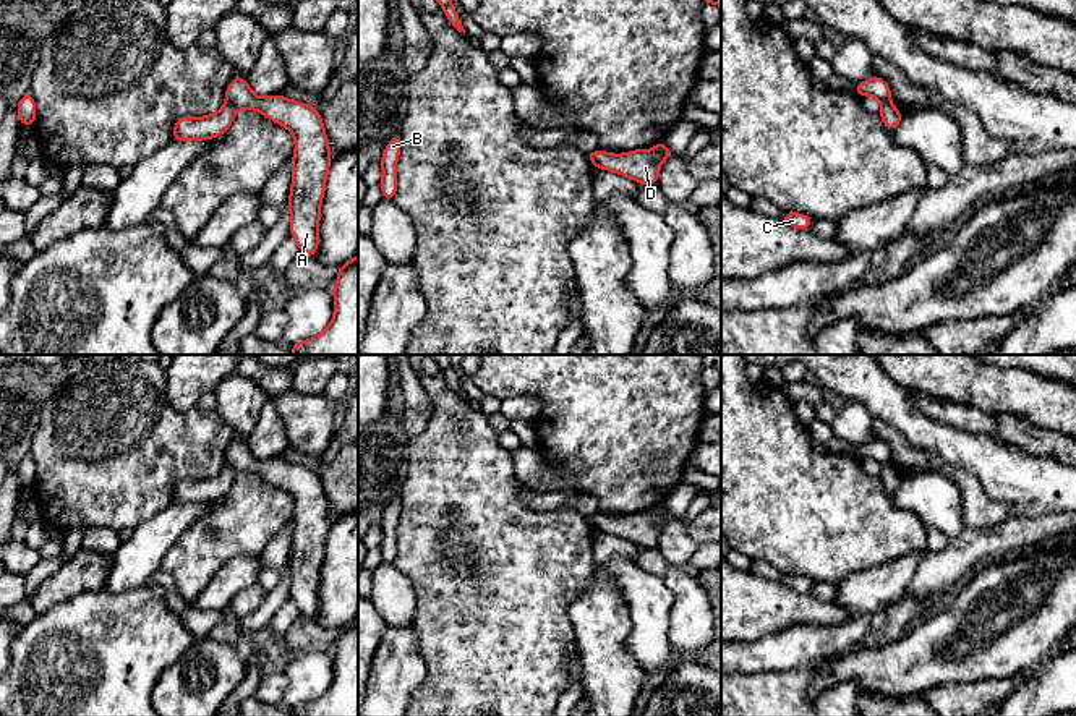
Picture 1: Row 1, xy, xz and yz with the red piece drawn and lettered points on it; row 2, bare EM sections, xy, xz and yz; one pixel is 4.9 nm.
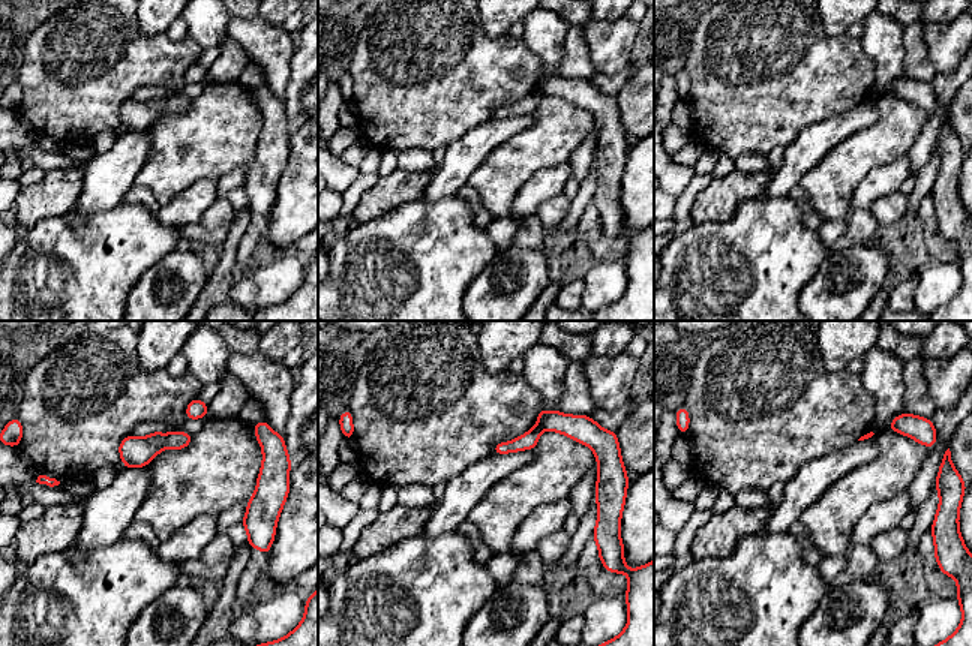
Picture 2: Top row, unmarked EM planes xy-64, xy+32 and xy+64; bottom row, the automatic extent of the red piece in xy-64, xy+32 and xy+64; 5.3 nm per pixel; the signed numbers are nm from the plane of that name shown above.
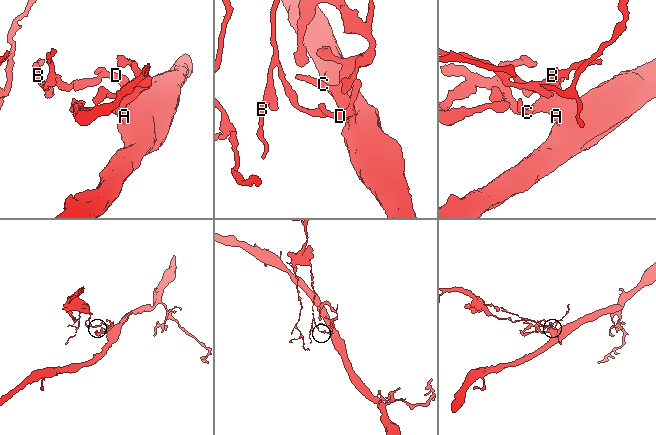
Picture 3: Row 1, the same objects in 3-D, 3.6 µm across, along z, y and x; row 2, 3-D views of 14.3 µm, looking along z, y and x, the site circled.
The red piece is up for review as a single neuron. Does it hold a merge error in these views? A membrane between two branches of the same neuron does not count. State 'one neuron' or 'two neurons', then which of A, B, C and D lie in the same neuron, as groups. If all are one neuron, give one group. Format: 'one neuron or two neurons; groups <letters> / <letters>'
two neurons; groups A C D / B

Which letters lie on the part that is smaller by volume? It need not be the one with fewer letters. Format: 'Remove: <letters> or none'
Remove: B

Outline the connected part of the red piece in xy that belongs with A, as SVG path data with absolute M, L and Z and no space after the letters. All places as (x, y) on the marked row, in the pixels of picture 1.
M238 75L225 87L225 102L237 110L256 110L293 134L292 188L287 201L290 235L300 253L316 258L321 202L332 159L319 110L280 94L258 97Z

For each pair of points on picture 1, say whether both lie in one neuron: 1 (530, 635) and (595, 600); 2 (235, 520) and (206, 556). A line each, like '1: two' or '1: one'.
1: two
2: one

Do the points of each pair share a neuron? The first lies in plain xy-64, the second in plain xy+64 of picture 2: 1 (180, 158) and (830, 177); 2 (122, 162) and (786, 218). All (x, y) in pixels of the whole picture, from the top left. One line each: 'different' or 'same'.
1: same
2: different

